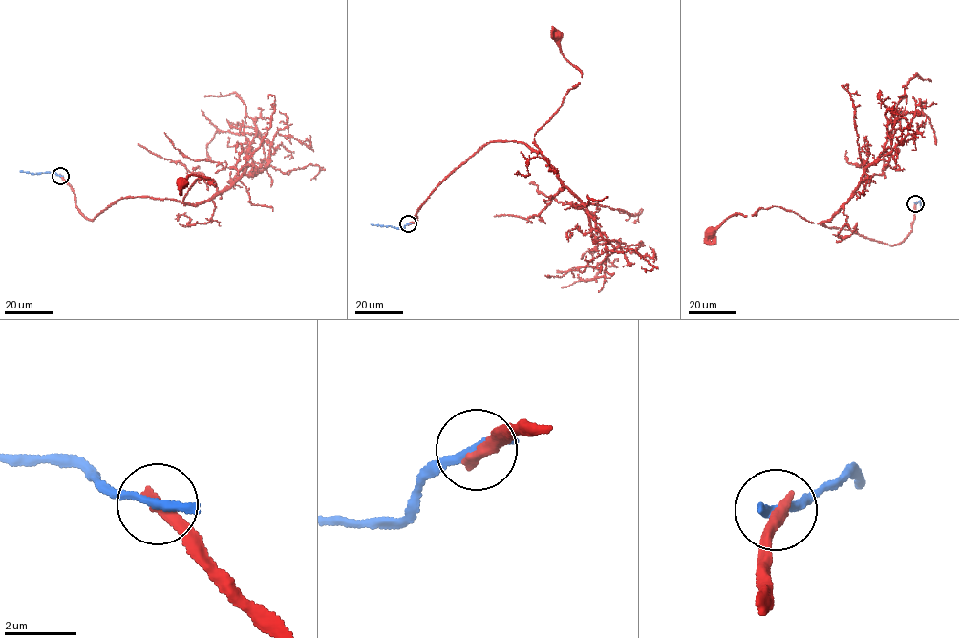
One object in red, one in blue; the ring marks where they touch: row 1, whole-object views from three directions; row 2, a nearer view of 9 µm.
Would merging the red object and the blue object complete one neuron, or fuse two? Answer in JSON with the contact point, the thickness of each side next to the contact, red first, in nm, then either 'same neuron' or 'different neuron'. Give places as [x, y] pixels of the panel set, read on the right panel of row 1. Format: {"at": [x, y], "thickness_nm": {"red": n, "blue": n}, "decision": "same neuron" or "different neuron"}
{"at": [915, 203], "thickness_nm": {"red": 400, "blue": 280}, "decision": "different neuron"}

